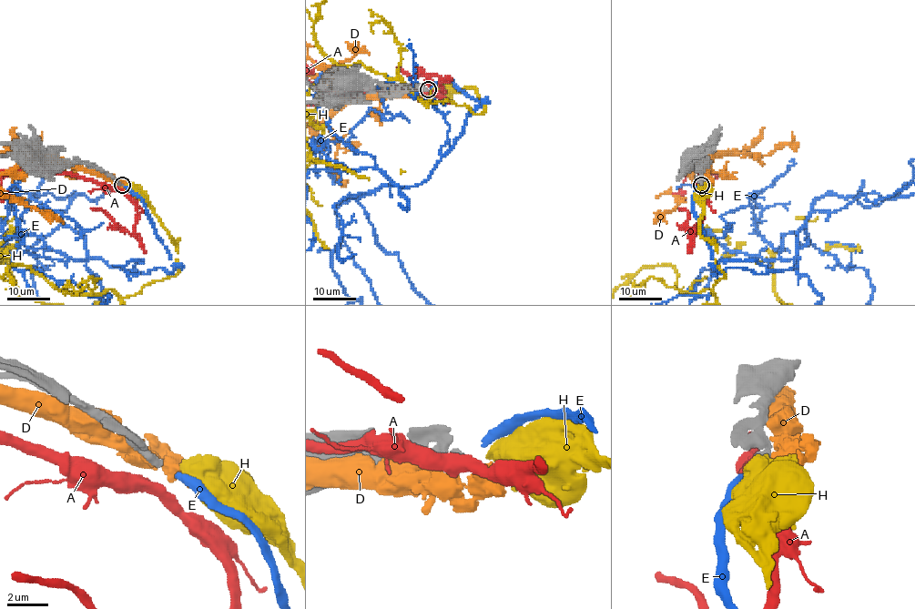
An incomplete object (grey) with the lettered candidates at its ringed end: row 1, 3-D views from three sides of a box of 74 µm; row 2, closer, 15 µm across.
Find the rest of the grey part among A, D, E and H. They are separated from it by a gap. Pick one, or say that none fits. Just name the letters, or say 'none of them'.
none of them

